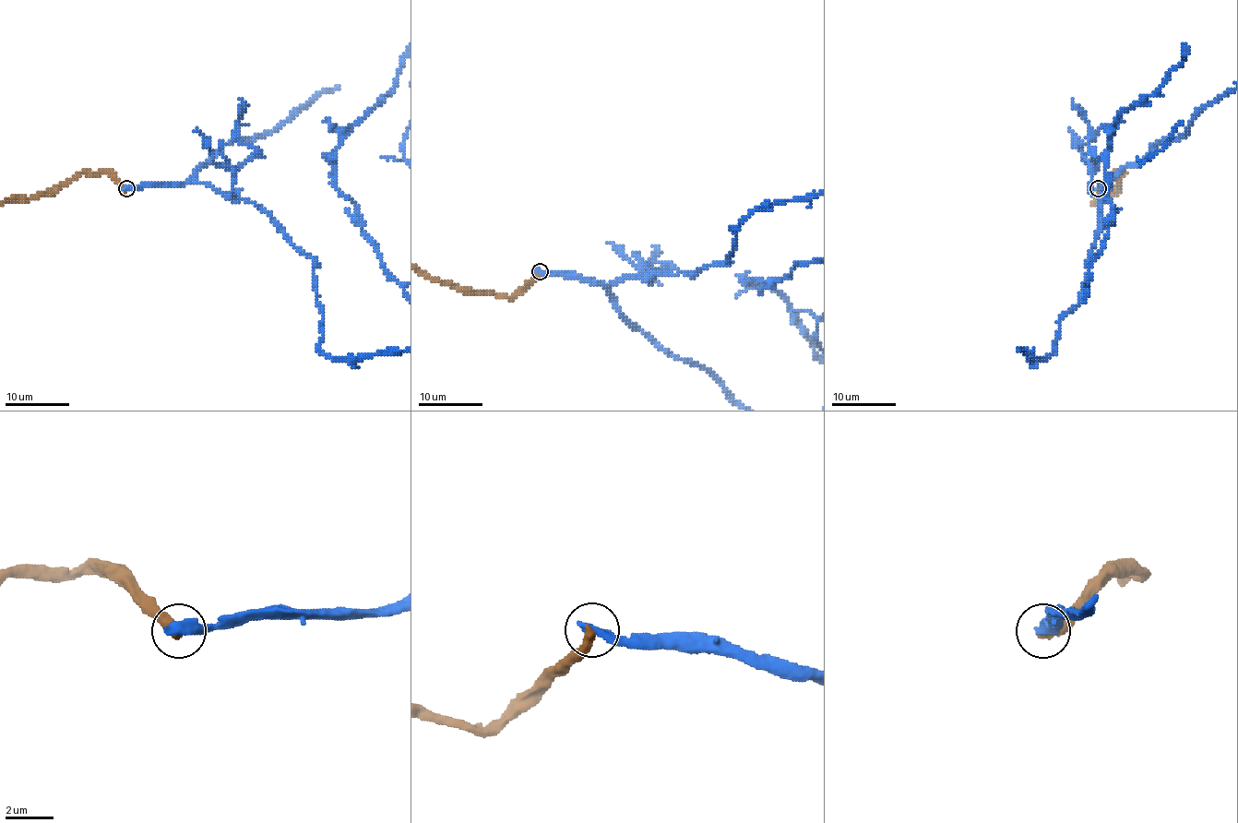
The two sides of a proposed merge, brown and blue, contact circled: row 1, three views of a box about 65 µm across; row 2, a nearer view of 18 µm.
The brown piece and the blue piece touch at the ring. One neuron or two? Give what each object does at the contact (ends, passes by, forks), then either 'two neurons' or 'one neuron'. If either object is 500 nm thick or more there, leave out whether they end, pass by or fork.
brown ends; blue ends; two neurons

